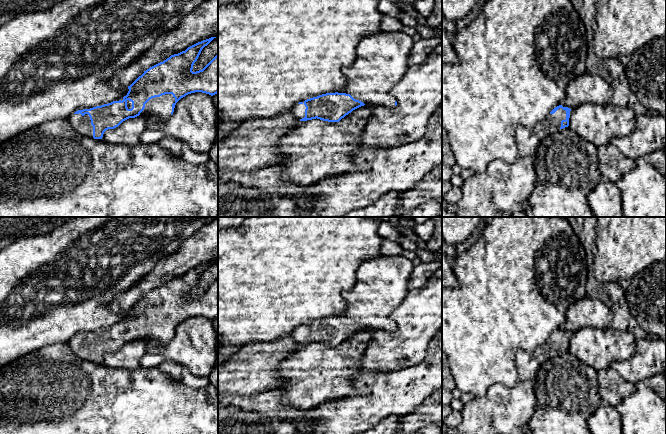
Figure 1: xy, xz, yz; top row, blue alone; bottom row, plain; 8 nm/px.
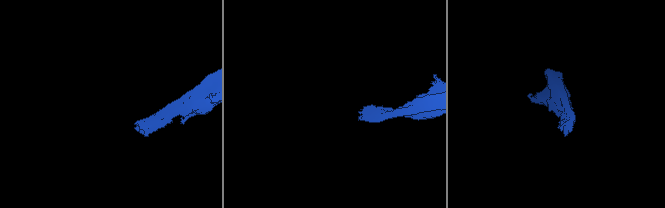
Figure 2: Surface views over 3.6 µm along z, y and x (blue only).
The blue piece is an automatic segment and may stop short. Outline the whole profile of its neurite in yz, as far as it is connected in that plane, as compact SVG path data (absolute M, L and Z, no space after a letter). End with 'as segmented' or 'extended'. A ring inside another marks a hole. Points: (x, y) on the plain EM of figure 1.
M559 329L534 351L519 350L515 355L515 367L518 378L514 387L494 384L487 389L482 397L463 405L461 423L457 427L458 434L526 434L529 421L536 408L534 385L537 372L544 362L556 355L569 350L571 333Z | extended

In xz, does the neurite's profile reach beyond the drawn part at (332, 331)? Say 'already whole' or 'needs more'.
needs more

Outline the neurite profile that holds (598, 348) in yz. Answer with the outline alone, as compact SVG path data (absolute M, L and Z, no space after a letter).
M585 327L570 335L569 350L581 362L596 371L612 362L630 359L636 351L636 338L629 331Z

